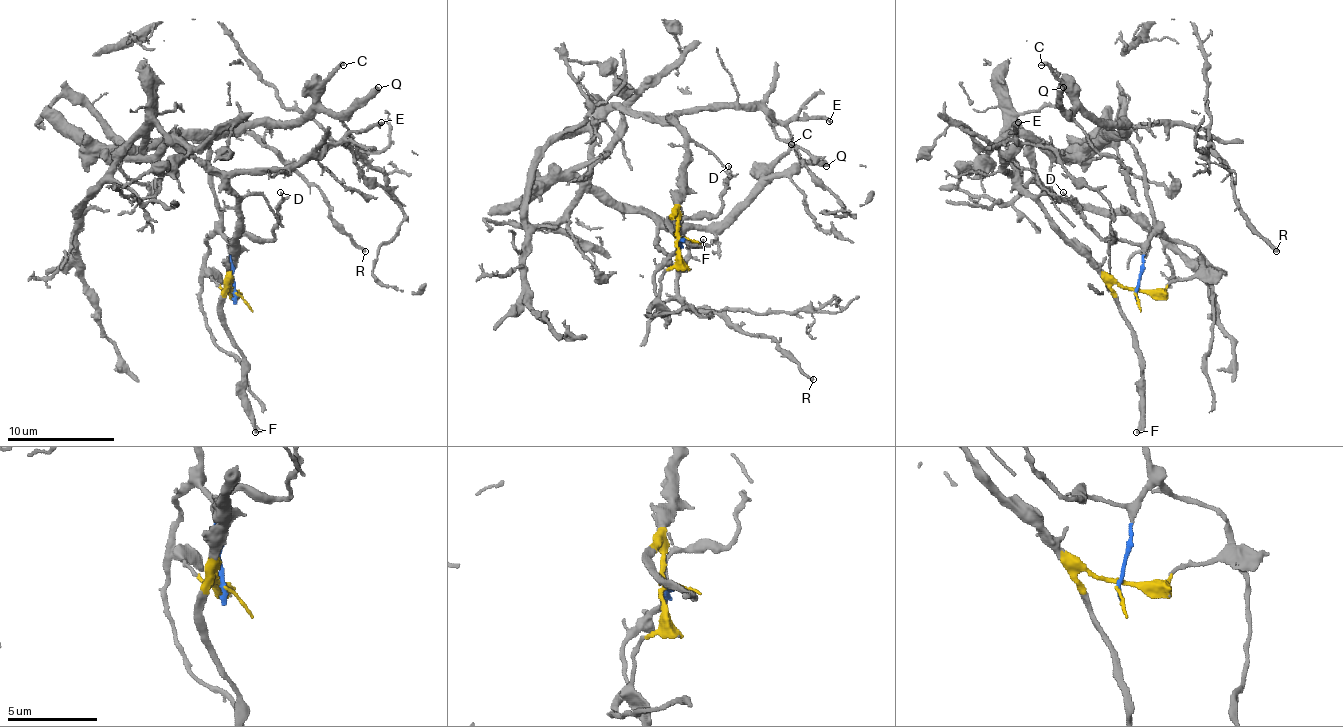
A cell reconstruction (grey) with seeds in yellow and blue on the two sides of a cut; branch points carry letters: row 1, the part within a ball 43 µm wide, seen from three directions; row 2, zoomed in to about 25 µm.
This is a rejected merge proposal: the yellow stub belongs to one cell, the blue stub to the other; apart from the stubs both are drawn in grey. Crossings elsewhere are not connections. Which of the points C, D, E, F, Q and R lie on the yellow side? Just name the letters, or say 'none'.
E, F

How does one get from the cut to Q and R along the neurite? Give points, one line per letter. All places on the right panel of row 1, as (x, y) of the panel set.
Q: (1137, 293), (1142, 245), (1153, 232), (1142, 162), (1124, 124), (1094, 124), (1078, 111), (1070, 113), (1062, 87)
R: (1137, 293), (1153, 232), (1142, 162), (1126, 138), (1140, 124), (1207, 130), (1242, 215), (1277, 250)

